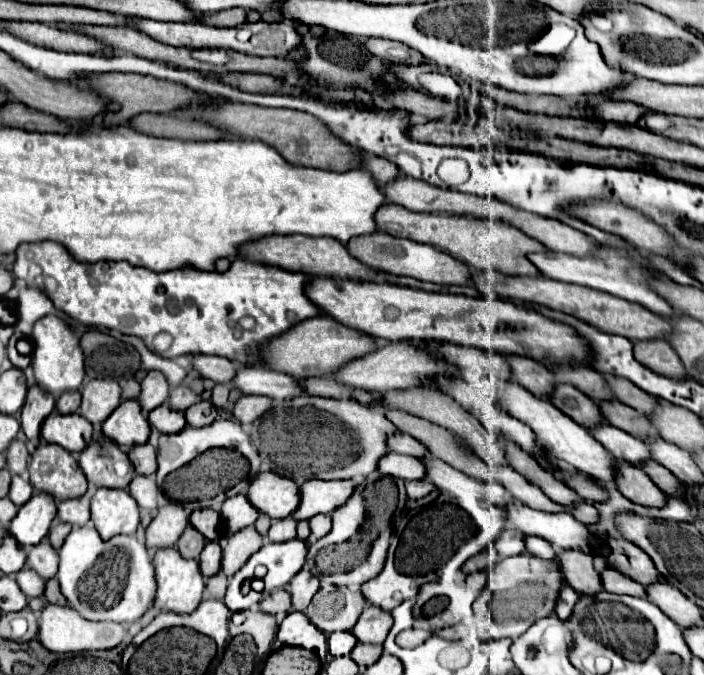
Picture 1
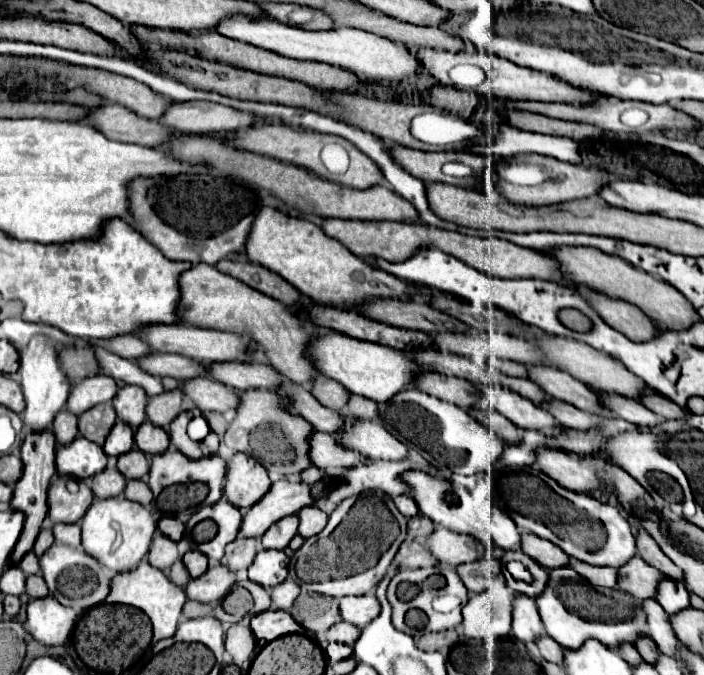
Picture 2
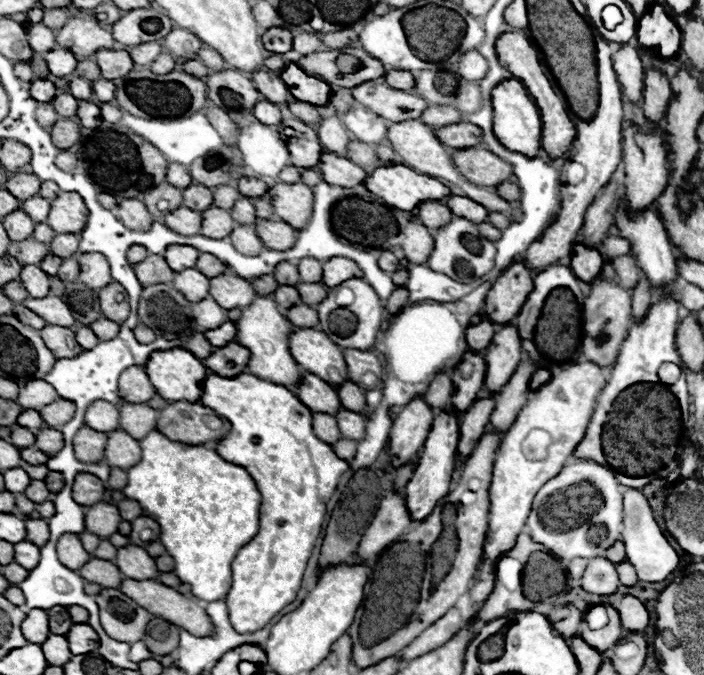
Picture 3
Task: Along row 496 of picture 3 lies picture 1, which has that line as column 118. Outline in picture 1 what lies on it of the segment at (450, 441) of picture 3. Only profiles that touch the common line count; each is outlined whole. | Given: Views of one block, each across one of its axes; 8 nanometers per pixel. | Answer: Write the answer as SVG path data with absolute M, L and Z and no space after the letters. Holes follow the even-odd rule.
M138 400L122 402L104 422L104 434L118 442L120 446L136 446L146 444L150 438L150 424L142 416L142 408Z

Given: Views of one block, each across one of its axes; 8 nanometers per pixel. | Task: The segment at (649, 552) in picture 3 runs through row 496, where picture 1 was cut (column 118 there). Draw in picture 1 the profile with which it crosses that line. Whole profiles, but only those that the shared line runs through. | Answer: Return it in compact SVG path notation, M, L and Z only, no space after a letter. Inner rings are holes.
M48 604L40 612L40 642L52 652L84 652L84 650L110 650L126 640L128 626L118 622L90 622L70 606Z

